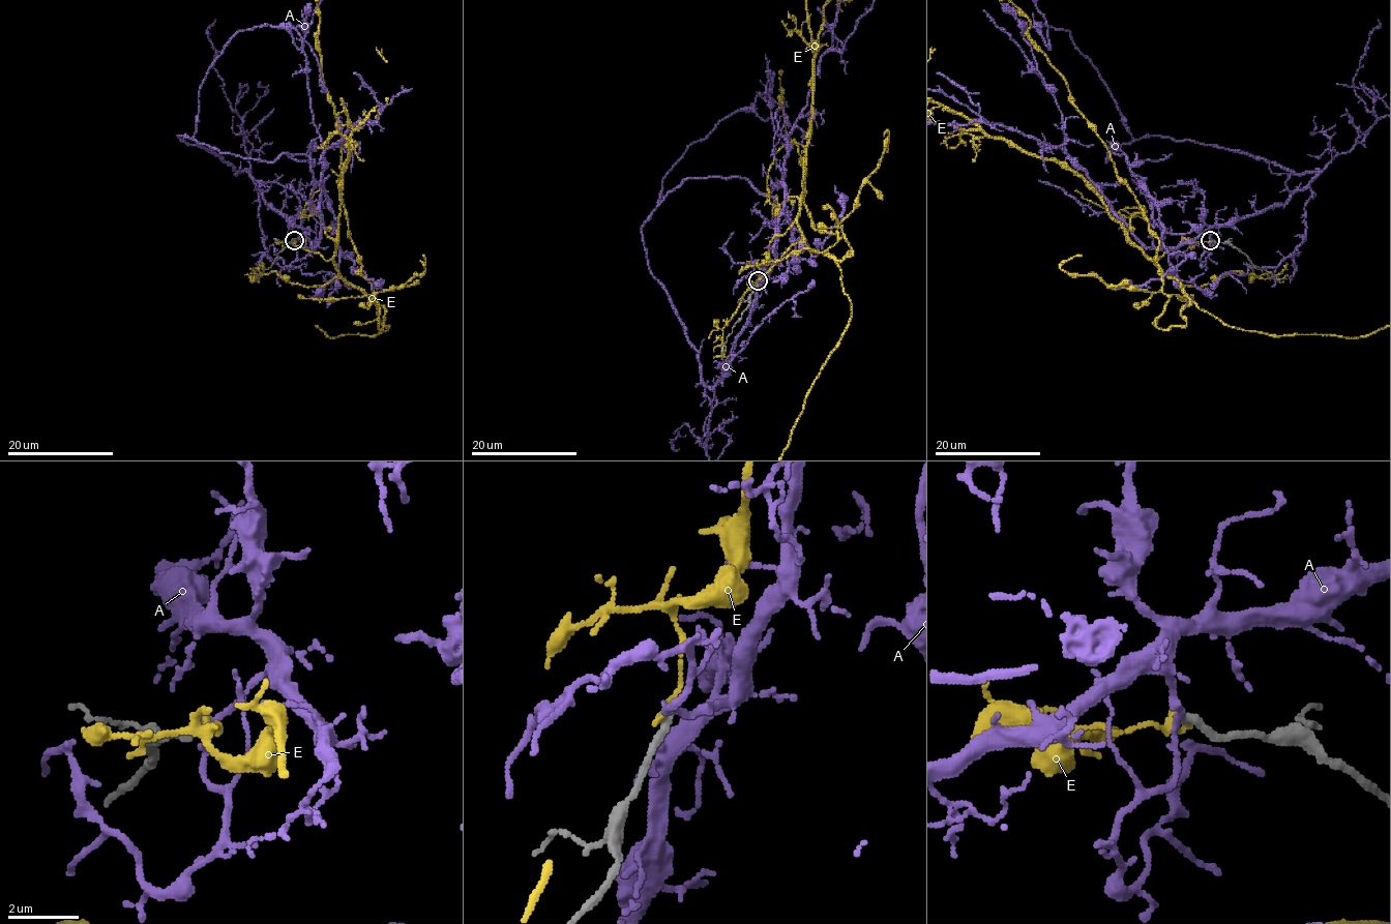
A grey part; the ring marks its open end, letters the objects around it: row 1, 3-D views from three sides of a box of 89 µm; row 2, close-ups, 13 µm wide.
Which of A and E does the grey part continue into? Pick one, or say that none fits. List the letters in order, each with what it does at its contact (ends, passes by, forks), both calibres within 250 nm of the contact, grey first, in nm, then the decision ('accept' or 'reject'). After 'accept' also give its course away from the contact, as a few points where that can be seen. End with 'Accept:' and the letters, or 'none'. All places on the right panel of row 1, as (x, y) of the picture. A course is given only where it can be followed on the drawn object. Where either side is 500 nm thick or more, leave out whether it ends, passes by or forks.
A: it passes by; 280 nm thick on the grey side, 160 nm on the other; reject
E: it ends there; 280 nm thick on the grey side, 200 nm on the other; reject
Accept: none

